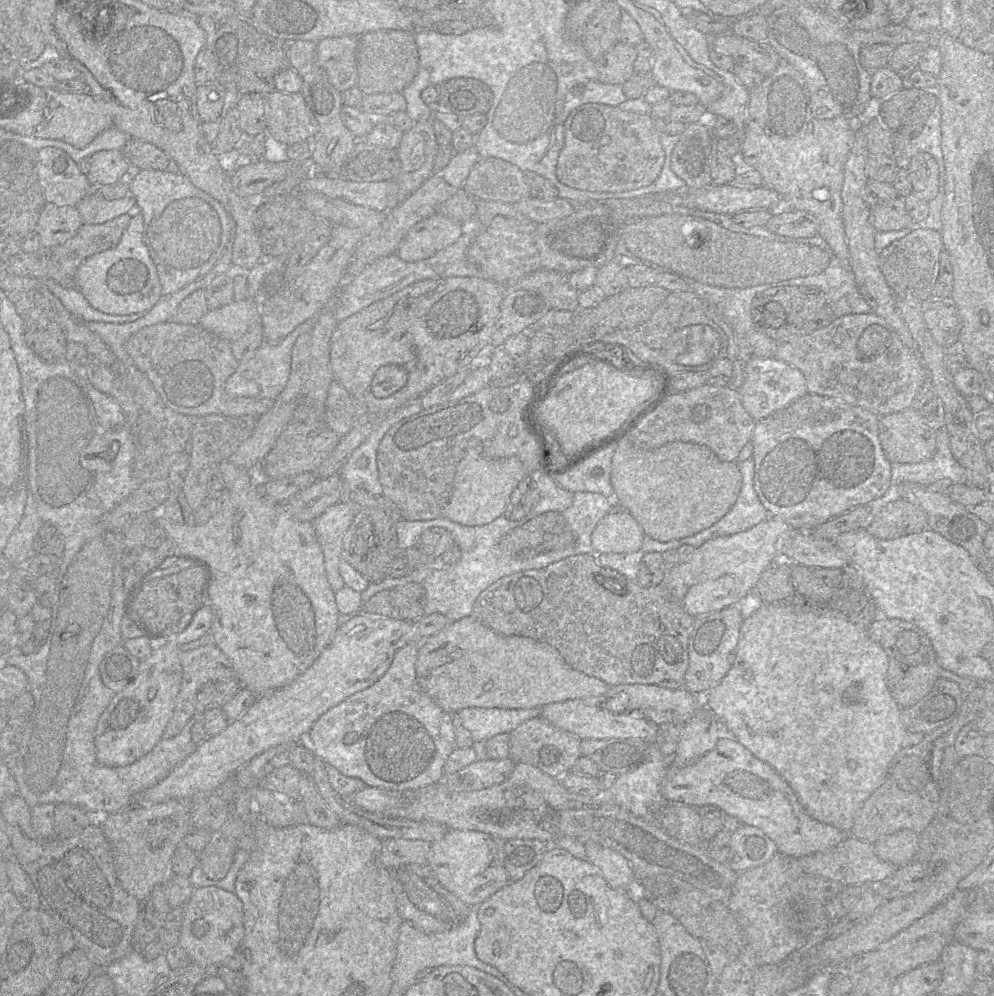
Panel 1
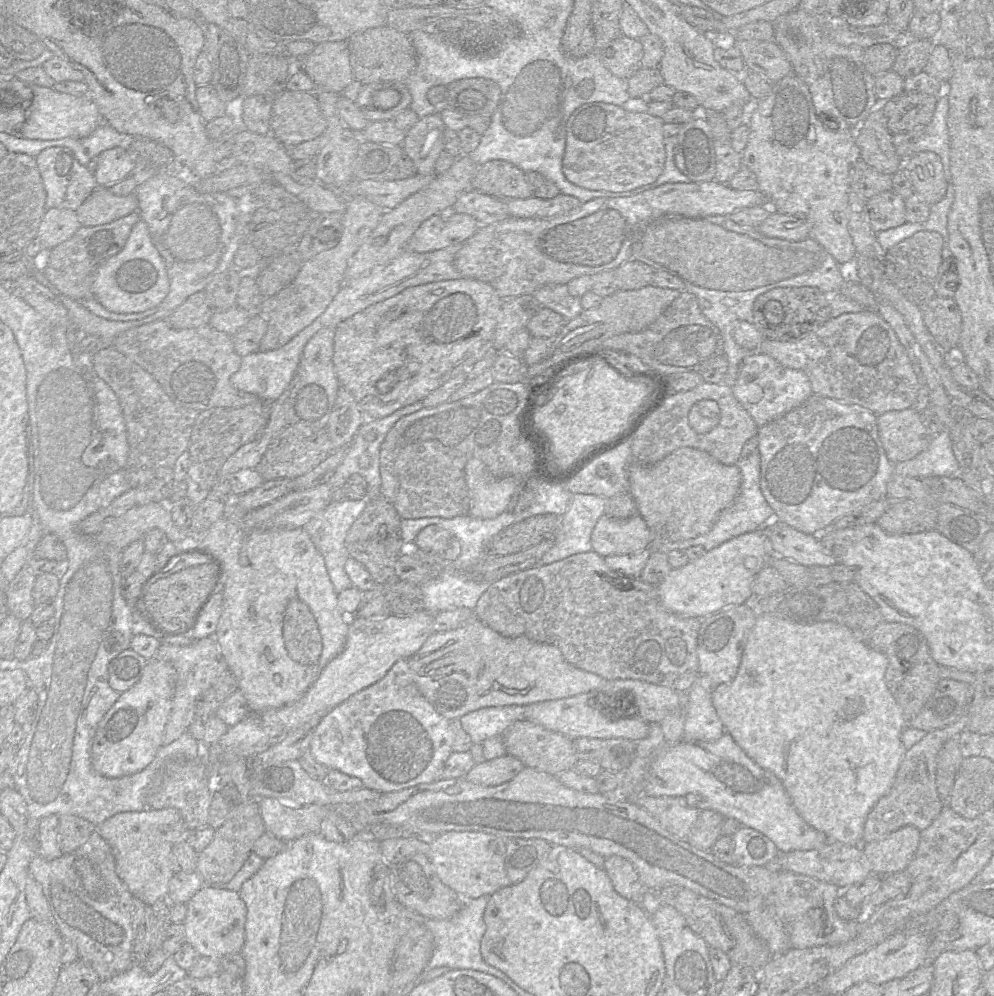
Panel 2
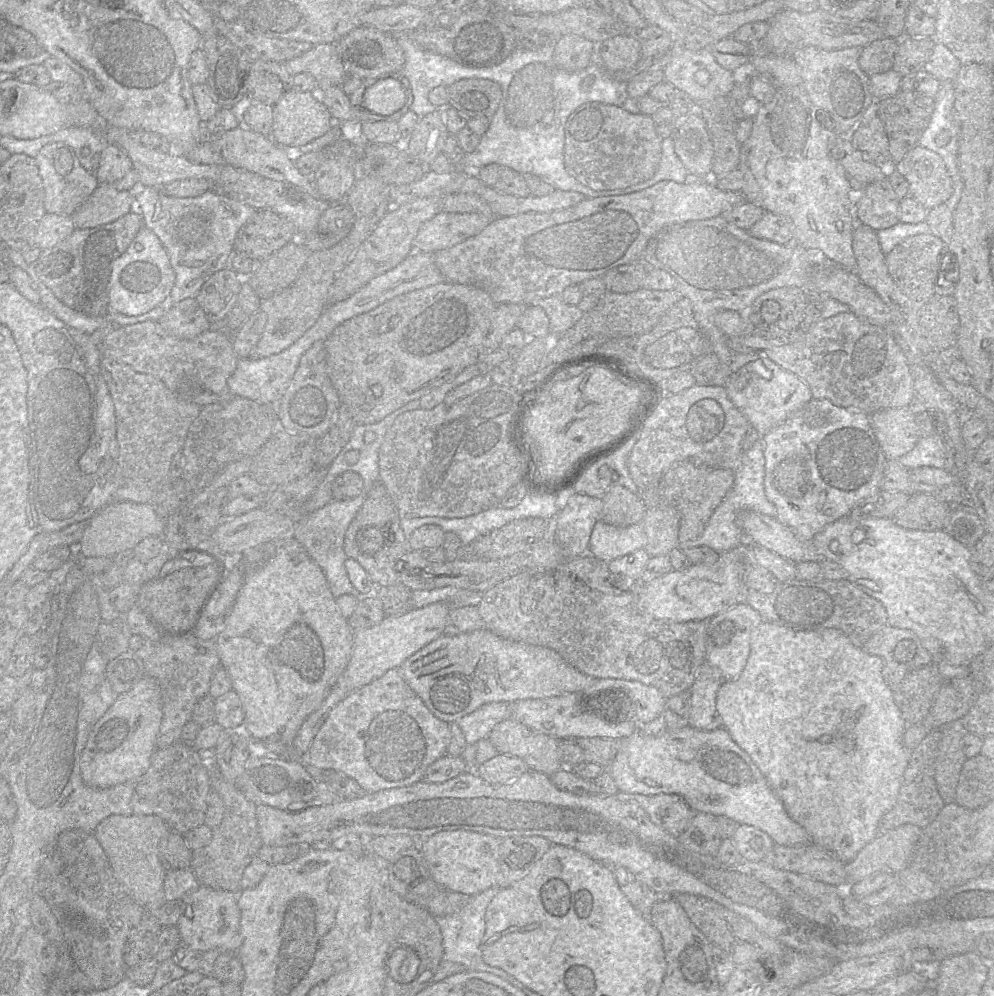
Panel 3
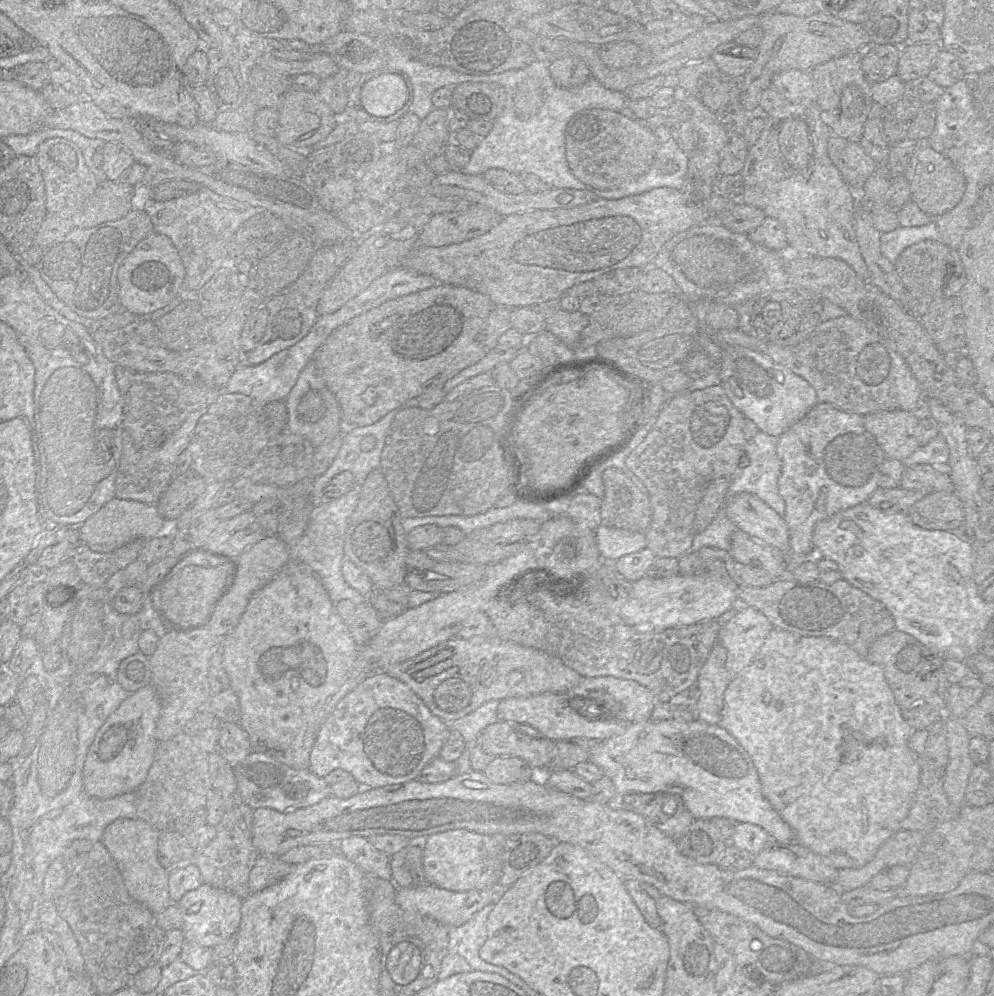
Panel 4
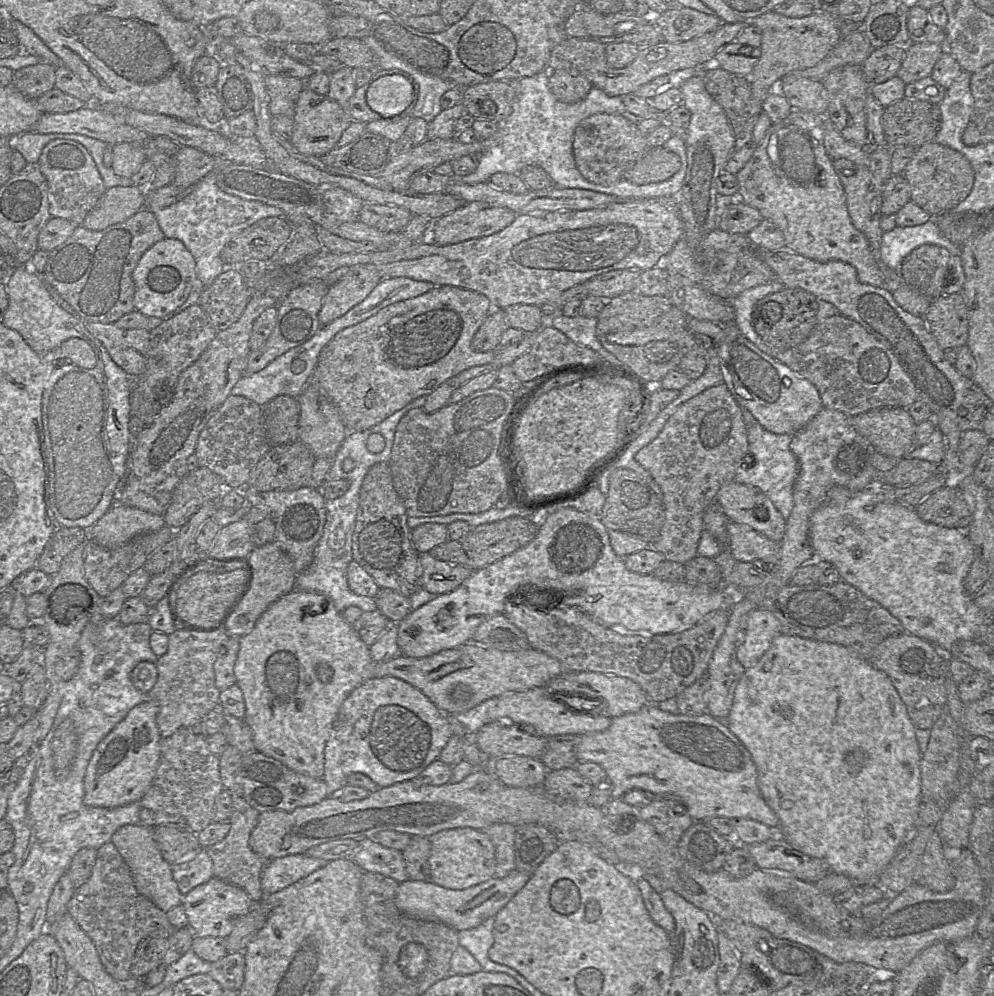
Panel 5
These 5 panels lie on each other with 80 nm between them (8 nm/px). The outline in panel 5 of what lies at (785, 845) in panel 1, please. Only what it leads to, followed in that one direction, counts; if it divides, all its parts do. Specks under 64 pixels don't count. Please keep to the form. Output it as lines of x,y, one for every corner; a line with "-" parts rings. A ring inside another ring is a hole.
648,703
638,712
611,718
610,726
604,731
579,736
576,755
578,762
594,762
605,770
607,782
612,787
612,799
621,798
630,789
640,789
657,797
669,797
675,799
680,804
682,803
686,807
688,814
693,818
694,822
701,822
711,817
728,817
732,819
745,818
766,824
770,828
777,829
779,833
779,819
771,807
766,803
760,792
757,768
751,754
739,739
729,730
724,721
713,717
707,712
699,716
689,716
680,713
675,715
662,711
654,703

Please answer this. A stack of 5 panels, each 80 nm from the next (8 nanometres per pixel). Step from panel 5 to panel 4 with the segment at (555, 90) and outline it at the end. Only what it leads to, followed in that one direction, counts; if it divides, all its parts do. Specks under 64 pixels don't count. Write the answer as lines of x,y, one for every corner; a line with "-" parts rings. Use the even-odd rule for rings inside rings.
575,56
559,58
553,61
549,70
556,85
566,89
579,87
592,77
587,64

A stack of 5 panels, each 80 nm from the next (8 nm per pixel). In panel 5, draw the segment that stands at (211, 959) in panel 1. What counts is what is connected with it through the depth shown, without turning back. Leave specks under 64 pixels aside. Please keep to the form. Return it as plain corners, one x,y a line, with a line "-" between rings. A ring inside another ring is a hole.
217,877
190,890
182,898
181,905
188,918
188,926
194,936
227,938
233,930
236,918
246,915
254,902
241,888

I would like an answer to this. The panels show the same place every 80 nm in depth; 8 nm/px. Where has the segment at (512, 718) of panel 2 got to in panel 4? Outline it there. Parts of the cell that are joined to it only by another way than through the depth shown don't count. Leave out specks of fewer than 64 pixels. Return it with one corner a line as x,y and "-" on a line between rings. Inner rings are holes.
498,700
486,702
476,710
448,725
462,735
466,744
478,743
480,733
486,727
498,721
499,703

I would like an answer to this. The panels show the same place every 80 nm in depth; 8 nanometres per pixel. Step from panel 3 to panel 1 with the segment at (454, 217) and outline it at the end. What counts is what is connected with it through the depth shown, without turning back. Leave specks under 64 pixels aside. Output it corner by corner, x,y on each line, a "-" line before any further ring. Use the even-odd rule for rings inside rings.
436,212
407,232
396,254
405,262
425,260
455,243
461,235
461,222

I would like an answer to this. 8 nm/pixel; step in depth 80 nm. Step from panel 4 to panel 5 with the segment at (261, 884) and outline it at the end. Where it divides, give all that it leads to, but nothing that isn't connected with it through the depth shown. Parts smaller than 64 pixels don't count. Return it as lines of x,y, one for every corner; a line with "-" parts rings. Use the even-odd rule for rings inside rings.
306,853
270,860
265,863
261,873
261,888
265,895
276,893
324,867
328,862

